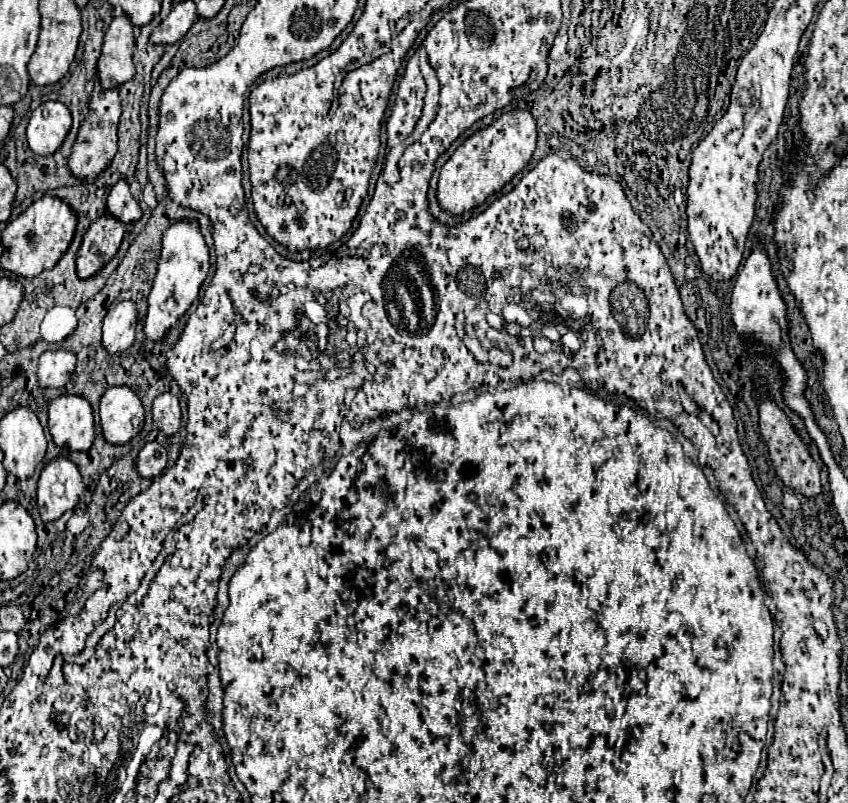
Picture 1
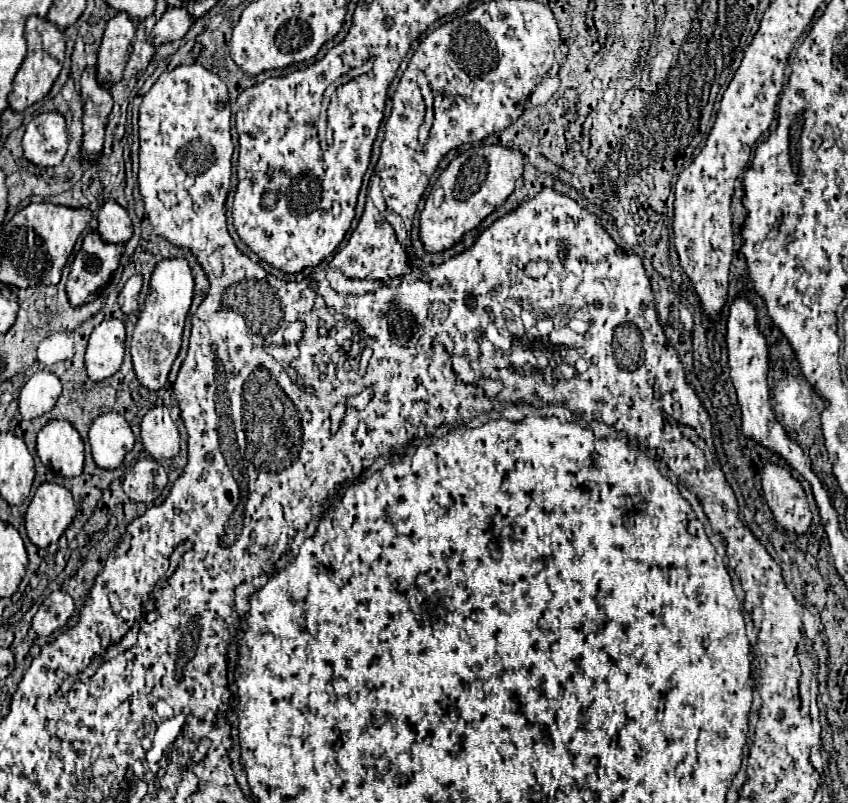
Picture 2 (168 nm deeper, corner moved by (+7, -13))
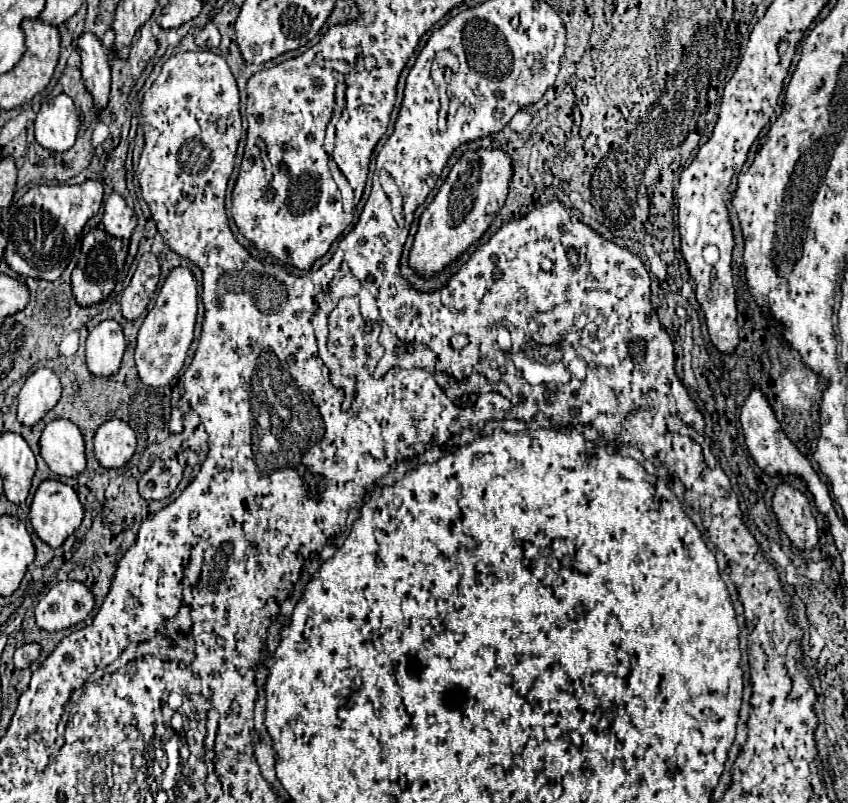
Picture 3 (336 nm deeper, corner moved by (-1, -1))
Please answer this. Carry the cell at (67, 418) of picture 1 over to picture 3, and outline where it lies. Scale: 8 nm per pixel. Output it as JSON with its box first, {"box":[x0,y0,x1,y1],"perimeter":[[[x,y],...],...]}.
{"box":[40,418,86,478],"perimeter":[[[64,418],[50,422],[40,436],[40,456],[60,476],[72,478],[84,472],[86,454],[80,428]]]}

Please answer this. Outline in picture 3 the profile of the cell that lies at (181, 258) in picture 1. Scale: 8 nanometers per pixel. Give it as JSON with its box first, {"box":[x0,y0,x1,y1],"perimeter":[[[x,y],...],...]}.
{"box":[136,266,198,386],"perimeter":[[[176,266],[170,270],[162,290],[156,296],[154,308],[146,314],[136,344],[136,368],[140,380],[146,386],[166,386],[184,366],[188,348],[194,340],[194,324],[196,324],[196,304],[198,304],[198,286],[190,268]]]}

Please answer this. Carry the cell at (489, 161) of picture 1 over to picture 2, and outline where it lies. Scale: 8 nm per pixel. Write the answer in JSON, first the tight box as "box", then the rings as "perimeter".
{"box":[420,144,522,254],"perimeter":[[[502,144],[478,146],[456,156],[432,186],[432,194],[420,214],[420,240],[430,254],[444,252],[458,244],[462,236],[480,226],[514,192],[516,180],[522,176],[522,154]]]}

